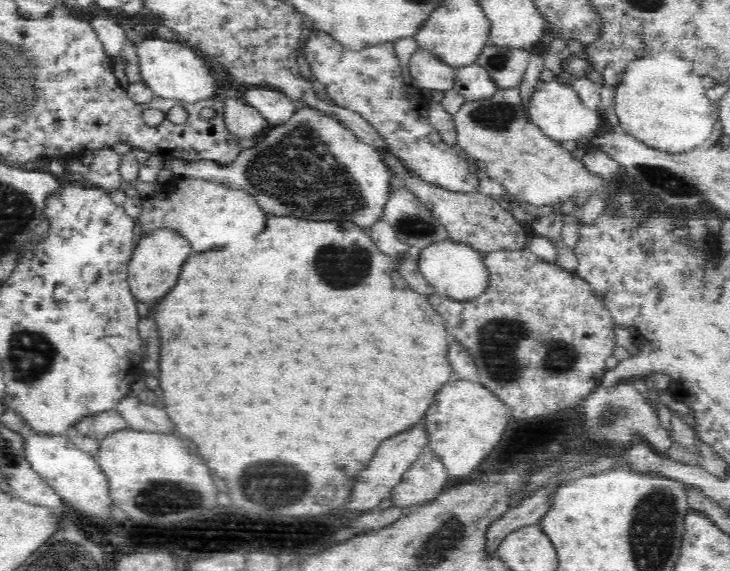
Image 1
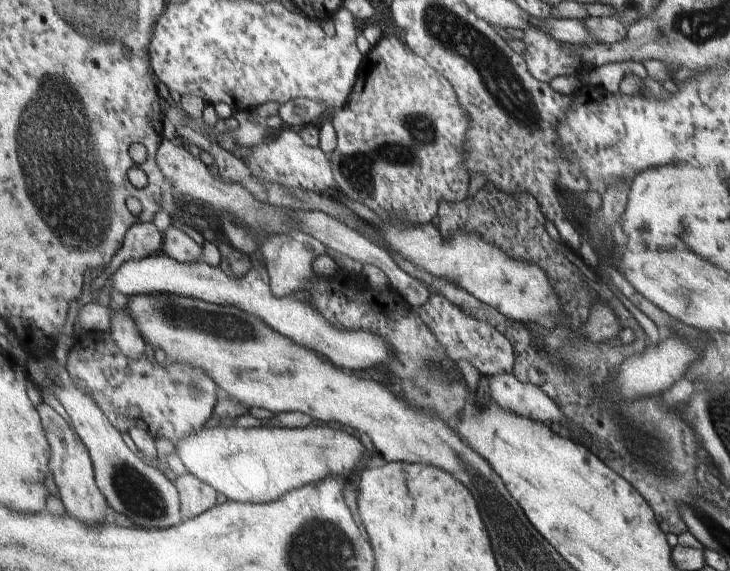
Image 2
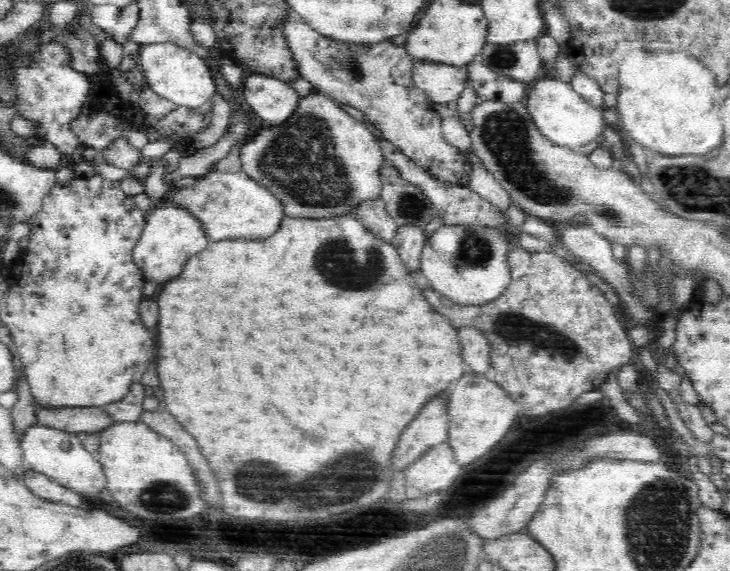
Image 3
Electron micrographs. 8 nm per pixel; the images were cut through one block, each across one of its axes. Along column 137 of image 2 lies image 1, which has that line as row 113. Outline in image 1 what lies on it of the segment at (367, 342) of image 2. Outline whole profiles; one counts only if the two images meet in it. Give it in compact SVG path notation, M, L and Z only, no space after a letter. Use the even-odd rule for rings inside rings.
M249 87L244 100L267 120L268 124L281 125L289 121L296 109L286 95L266 87Z

